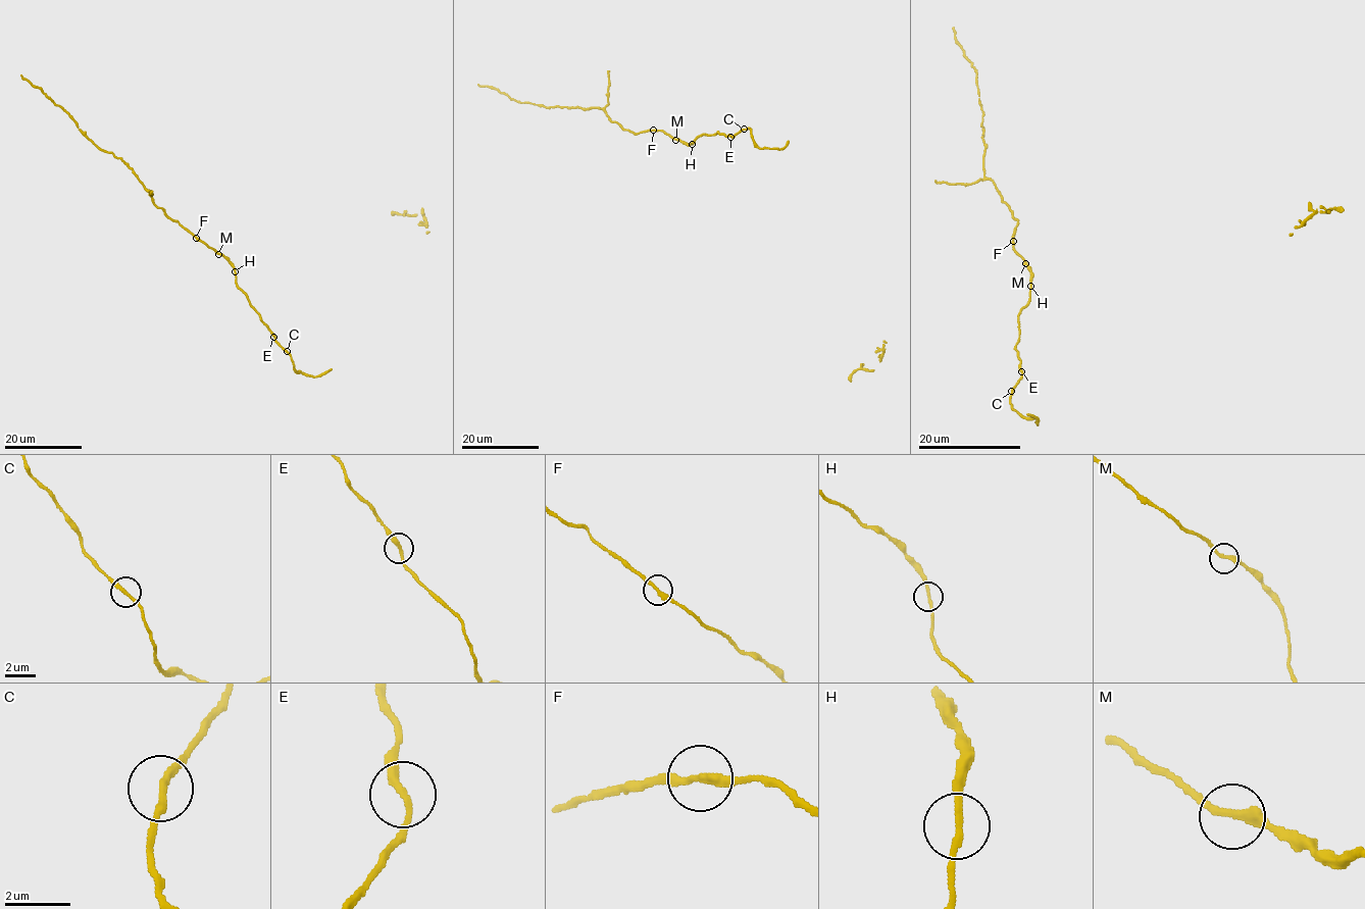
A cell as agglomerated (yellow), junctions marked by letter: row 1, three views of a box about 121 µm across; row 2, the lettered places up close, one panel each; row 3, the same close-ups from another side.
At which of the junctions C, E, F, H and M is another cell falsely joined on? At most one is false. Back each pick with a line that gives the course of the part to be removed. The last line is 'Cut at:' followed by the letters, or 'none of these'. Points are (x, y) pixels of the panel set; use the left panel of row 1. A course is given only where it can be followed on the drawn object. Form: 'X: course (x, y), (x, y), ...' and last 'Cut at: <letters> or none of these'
Cut at: none of these

